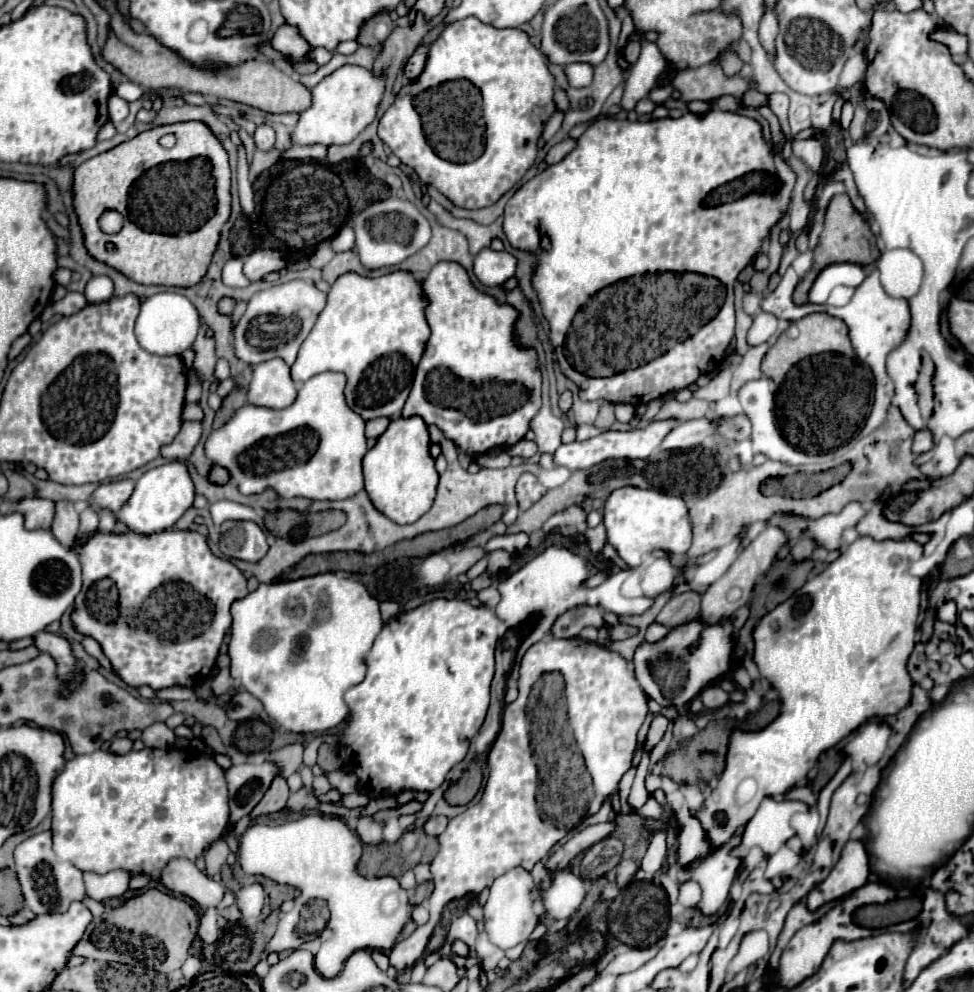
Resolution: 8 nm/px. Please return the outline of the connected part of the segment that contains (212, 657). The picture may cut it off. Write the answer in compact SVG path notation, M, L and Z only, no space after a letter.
M135 530L123 532L123 534L103 534L103 532L95 532L89 536L89 540L85 544L81 544L77 548L77 556L79 562L83 566L83 588L75 598L73 604L73 612L71 612L71 622L75 626L75 630L81 636L89 636L93 640L99 642L103 654L109 658L115 674L129 686L133 688L141 688L141 686L151 686L153 690L163 690L163 688L171 688L171 686L185 686L185 688L195 688L199 686L209 672L215 666L217 654L219 654L219 646L223 642L225 632L231 626L231 602L237 598L243 598L249 594L247 590L247 580L241 574L241 570L237 566L233 566L229 560L217 558L209 546L207 546L207 538L199 532L193 530L165 530L159 534L139 534Z

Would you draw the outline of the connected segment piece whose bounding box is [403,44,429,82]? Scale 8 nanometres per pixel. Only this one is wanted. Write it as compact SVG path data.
M421 44L421 46L415 50L415 54L407 60L407 64L405 64L405 68L403 68L403 76L405 76L409 82L415 80L415 78L423 72L425 62L427 62L427 52L429 52L429 46L427 46L427 44Z

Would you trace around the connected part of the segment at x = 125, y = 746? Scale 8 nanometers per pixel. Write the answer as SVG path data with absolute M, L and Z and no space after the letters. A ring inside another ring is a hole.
M115 738L109 746L109 752L111 754L127 754L127 752L131 752L131 748L133 748L133 742L129 738Z

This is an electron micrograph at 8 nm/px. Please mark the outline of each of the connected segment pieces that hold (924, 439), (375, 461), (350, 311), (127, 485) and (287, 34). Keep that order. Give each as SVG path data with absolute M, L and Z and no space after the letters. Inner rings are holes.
M921 430L915 434L915 442L913 442L913 452L915 454L923 454L929 452L933 448L933 434L929 430Z
M399 418L377 438L377 444L363 458L365 490L373 506L397 524L419 520L435 500L439 474L429 454L429 432L423 418Z
M395 270L391 274L383 274L377 278L347 272L335 280L327 296L329 296L327 306L319 314L313 330L301 344L295 364L291 366L293 380L297 384L303 384L307 382L307 378L327 370L343 372L347 376L347 388L345 388L347 404L365 420L379 416L393 418L401 414L401 408L411 390L415 368L421 360L421 354L431 334L425 316L427 296L423 294L423 282L417 280L415 274L407 274L407 270Z
M117 480L117 482L105 482L101 484L95 492L93 492L93 500L91 504L109 510L109 512L119 512L123 508L123 504L131 498L135 490L135 482L133 480Z
M289 24L281 26L281 28L273 34L271 46L273 46L275 50L287 54L287 56L293 56L293 60L305 60L305 54L307 54L307 50L311 48L311 46L301 38L301 34L297 32L297 28L295 28L295 26L289 26Z

